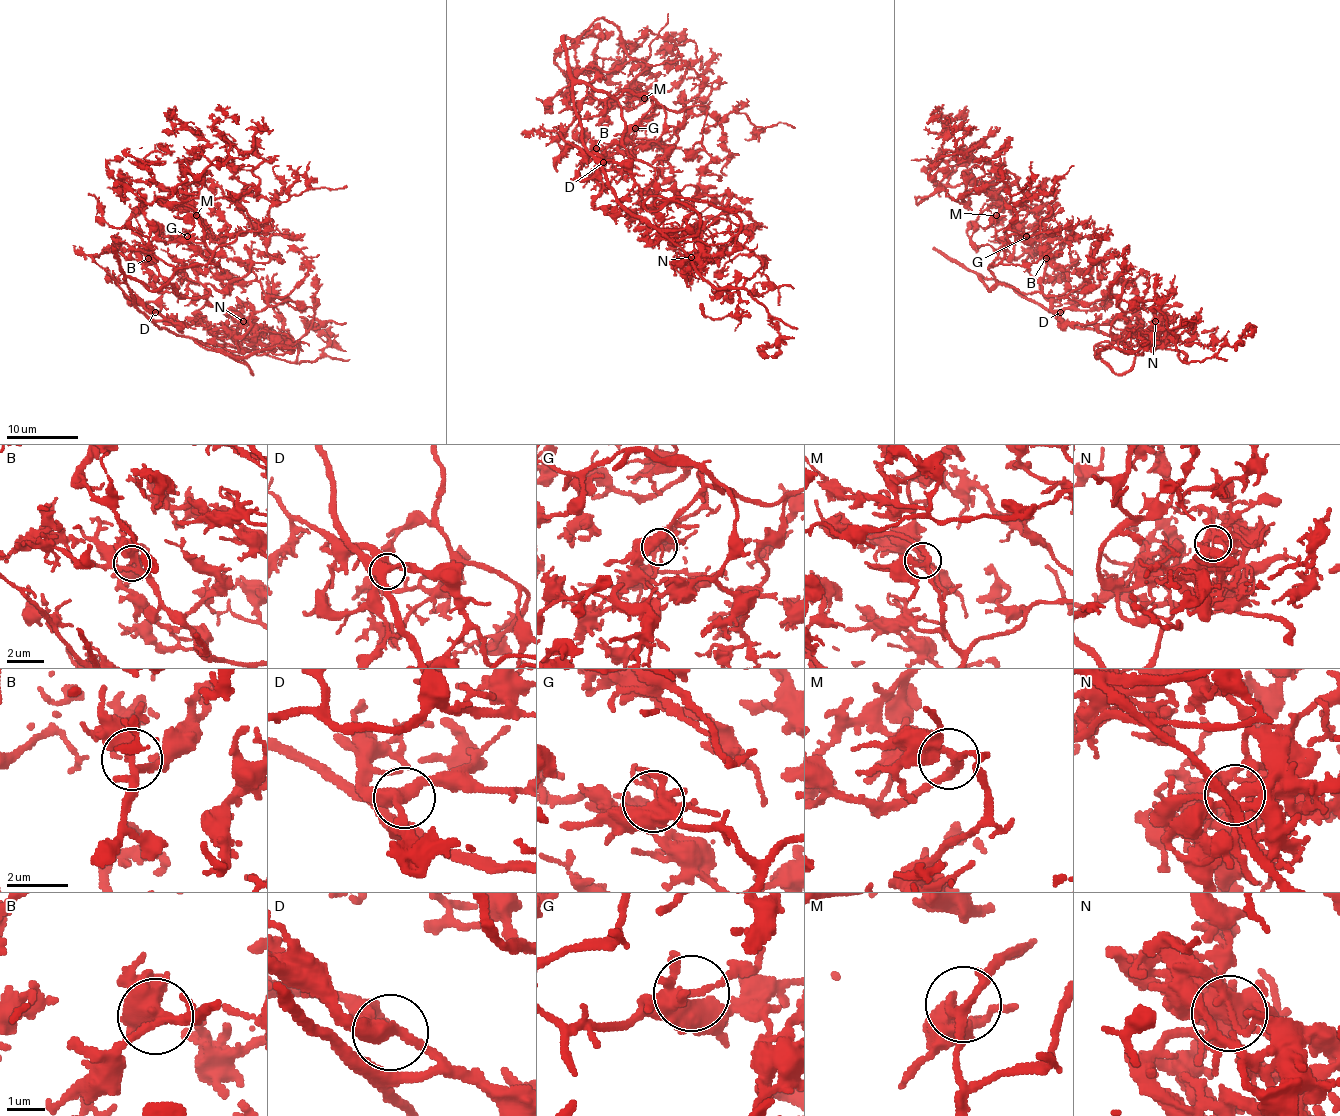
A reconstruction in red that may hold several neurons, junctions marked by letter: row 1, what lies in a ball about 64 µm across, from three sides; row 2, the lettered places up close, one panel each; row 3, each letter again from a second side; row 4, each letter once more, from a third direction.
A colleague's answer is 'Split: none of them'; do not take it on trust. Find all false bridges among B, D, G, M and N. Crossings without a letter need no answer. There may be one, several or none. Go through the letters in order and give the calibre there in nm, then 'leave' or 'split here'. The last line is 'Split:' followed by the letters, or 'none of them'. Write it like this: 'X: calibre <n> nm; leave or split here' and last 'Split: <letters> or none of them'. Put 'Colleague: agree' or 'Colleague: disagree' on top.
Colleague: disagree
B: calibre 300 nm; leave
D: calibre 360 nm; leave
G: calibre 320 nm; leave
M: calibre 200 nm; leave
N: calibre 150 nm; split here
Split: N

